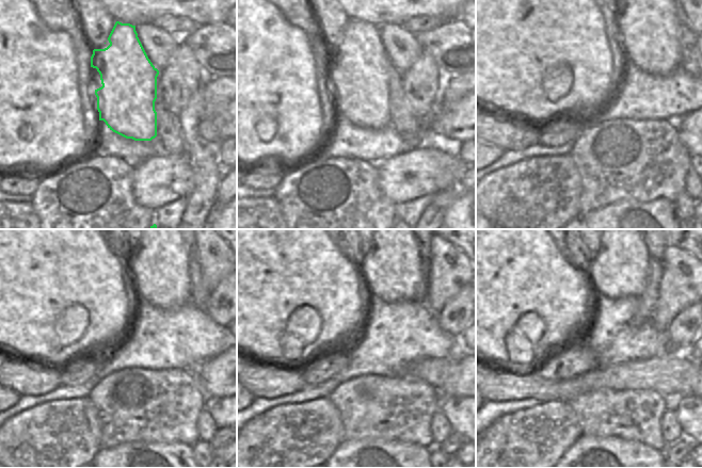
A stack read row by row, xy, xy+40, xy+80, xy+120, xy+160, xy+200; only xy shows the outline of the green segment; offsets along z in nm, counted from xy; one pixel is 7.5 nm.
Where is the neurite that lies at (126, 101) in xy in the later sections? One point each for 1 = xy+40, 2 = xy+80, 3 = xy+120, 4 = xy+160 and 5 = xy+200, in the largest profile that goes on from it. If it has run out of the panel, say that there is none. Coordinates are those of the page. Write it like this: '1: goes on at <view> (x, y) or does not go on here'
1: goes on at xy+40 (363, 99)
2: goes on at xy+80 (647, 36)
3: goes on at xy+120 (159, 263)
4: goes on at xy+160 (393, 271)
5: goes on at xy+200 (620, 269)

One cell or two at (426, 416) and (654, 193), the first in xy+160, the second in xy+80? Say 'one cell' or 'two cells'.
two cells

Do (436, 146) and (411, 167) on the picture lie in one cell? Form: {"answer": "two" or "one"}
{"answer": "two"}

